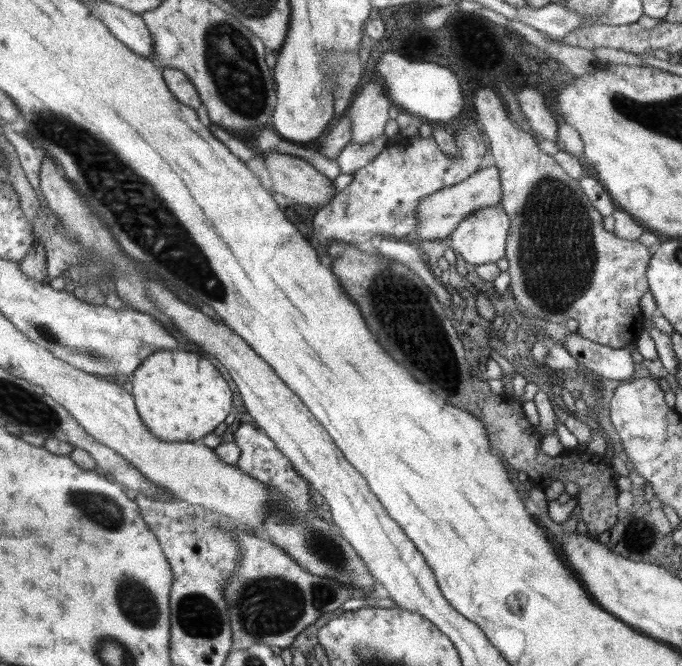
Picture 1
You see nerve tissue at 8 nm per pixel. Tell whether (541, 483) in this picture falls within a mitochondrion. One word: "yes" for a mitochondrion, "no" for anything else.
no

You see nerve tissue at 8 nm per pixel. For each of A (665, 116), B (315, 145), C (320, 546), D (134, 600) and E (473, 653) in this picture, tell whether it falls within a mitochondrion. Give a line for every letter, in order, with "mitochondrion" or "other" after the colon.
A: mitochondrion
B: other
C: mitochondrion
D: mitochondrion
E: other

